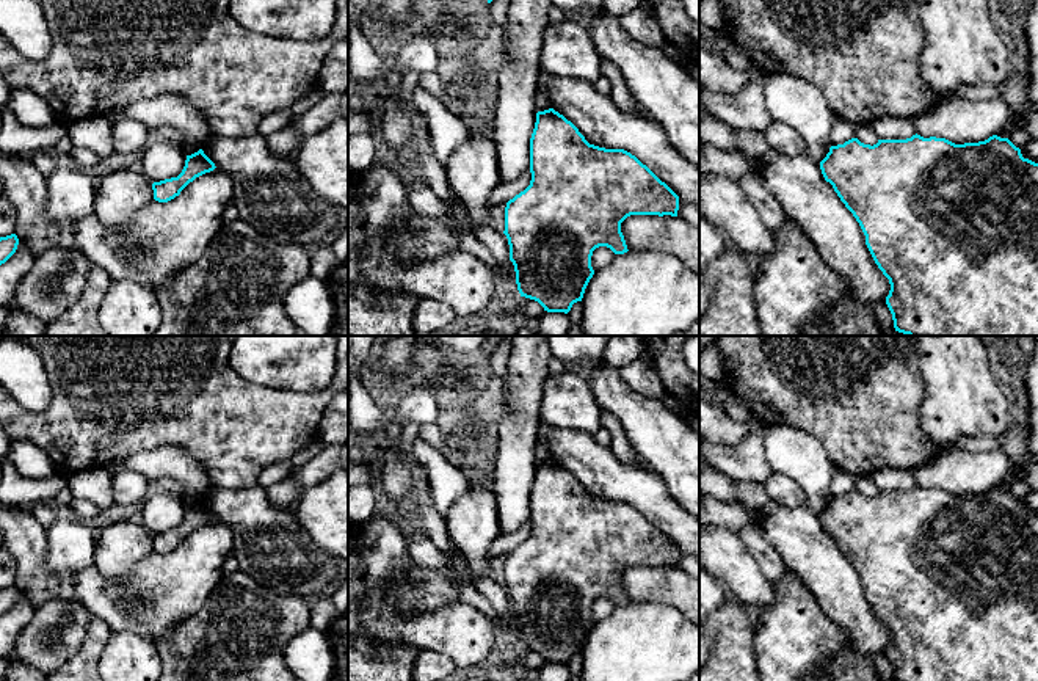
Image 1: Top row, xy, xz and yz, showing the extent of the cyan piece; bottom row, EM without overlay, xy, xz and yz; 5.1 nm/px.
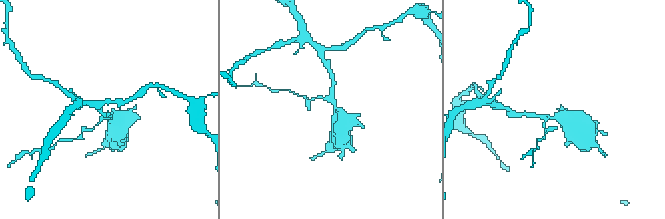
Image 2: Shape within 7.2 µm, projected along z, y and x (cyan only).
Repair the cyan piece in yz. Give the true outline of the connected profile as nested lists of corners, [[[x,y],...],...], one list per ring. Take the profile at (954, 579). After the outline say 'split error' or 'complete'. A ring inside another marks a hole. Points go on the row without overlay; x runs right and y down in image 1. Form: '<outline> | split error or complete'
[[[916,485],[906,491],[878,491],[873,497],[851,490],[831,497],[820,521],[859,574],[875,615],[889,631],[886,656],[895,681],[1038,681],[1038,515],[1024,510],[1008,490],[993,486],[978,494],[955,496],[945,490]]] | complete

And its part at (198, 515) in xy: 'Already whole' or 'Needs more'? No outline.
Already whole

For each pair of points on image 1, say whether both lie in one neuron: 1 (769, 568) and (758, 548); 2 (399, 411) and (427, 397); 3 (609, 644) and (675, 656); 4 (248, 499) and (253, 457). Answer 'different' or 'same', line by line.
1: same
2: same
3: same
4: different

